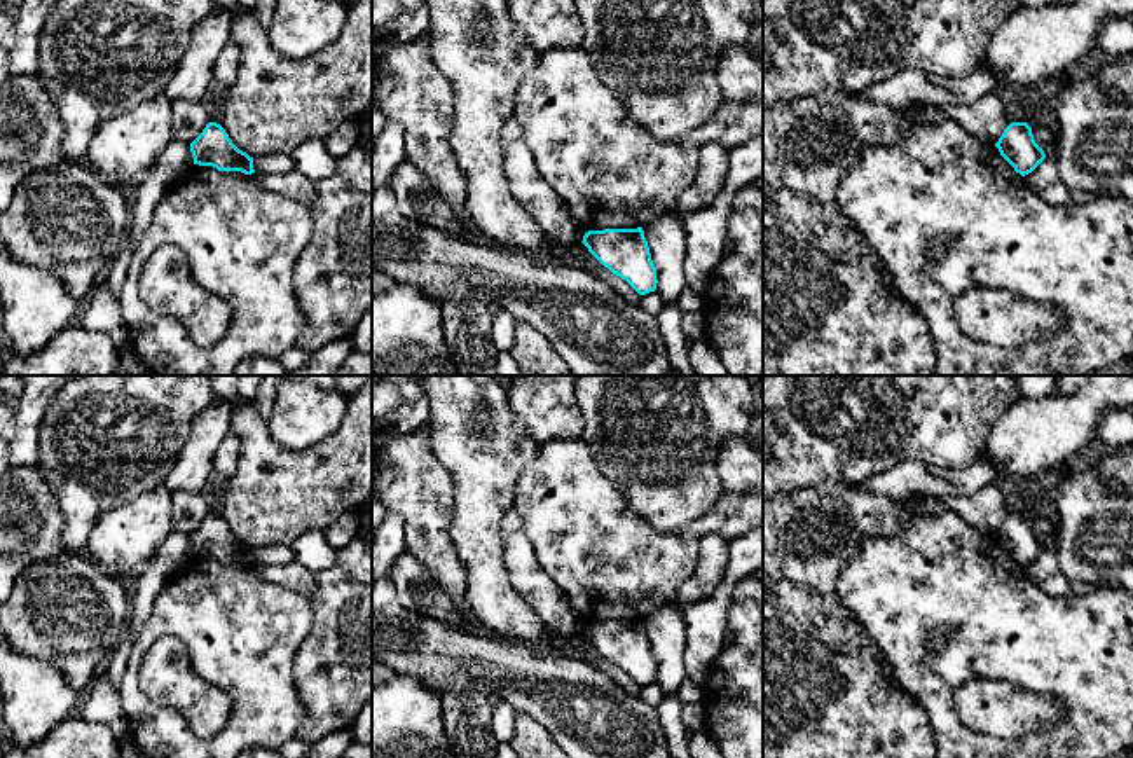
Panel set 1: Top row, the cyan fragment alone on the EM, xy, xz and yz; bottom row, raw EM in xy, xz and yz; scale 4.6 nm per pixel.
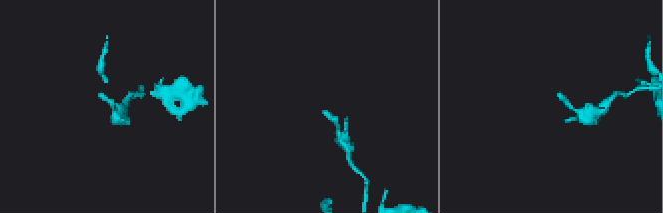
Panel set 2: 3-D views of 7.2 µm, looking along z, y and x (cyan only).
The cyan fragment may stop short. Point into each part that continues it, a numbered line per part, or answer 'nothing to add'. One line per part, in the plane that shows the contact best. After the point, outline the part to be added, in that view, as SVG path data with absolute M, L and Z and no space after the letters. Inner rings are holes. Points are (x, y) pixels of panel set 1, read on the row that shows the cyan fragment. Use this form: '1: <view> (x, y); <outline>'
nothing to add

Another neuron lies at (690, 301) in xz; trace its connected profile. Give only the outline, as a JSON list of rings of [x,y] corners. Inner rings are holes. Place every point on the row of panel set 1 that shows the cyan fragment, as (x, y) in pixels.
[[[686,286],[677,299],[677,306],[683,313],[700,313],[704,309],[704,293]]]

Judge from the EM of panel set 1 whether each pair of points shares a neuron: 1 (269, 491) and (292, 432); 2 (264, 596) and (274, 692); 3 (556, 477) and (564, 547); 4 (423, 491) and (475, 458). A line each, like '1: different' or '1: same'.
1: different
2: same
3: same
4: different

